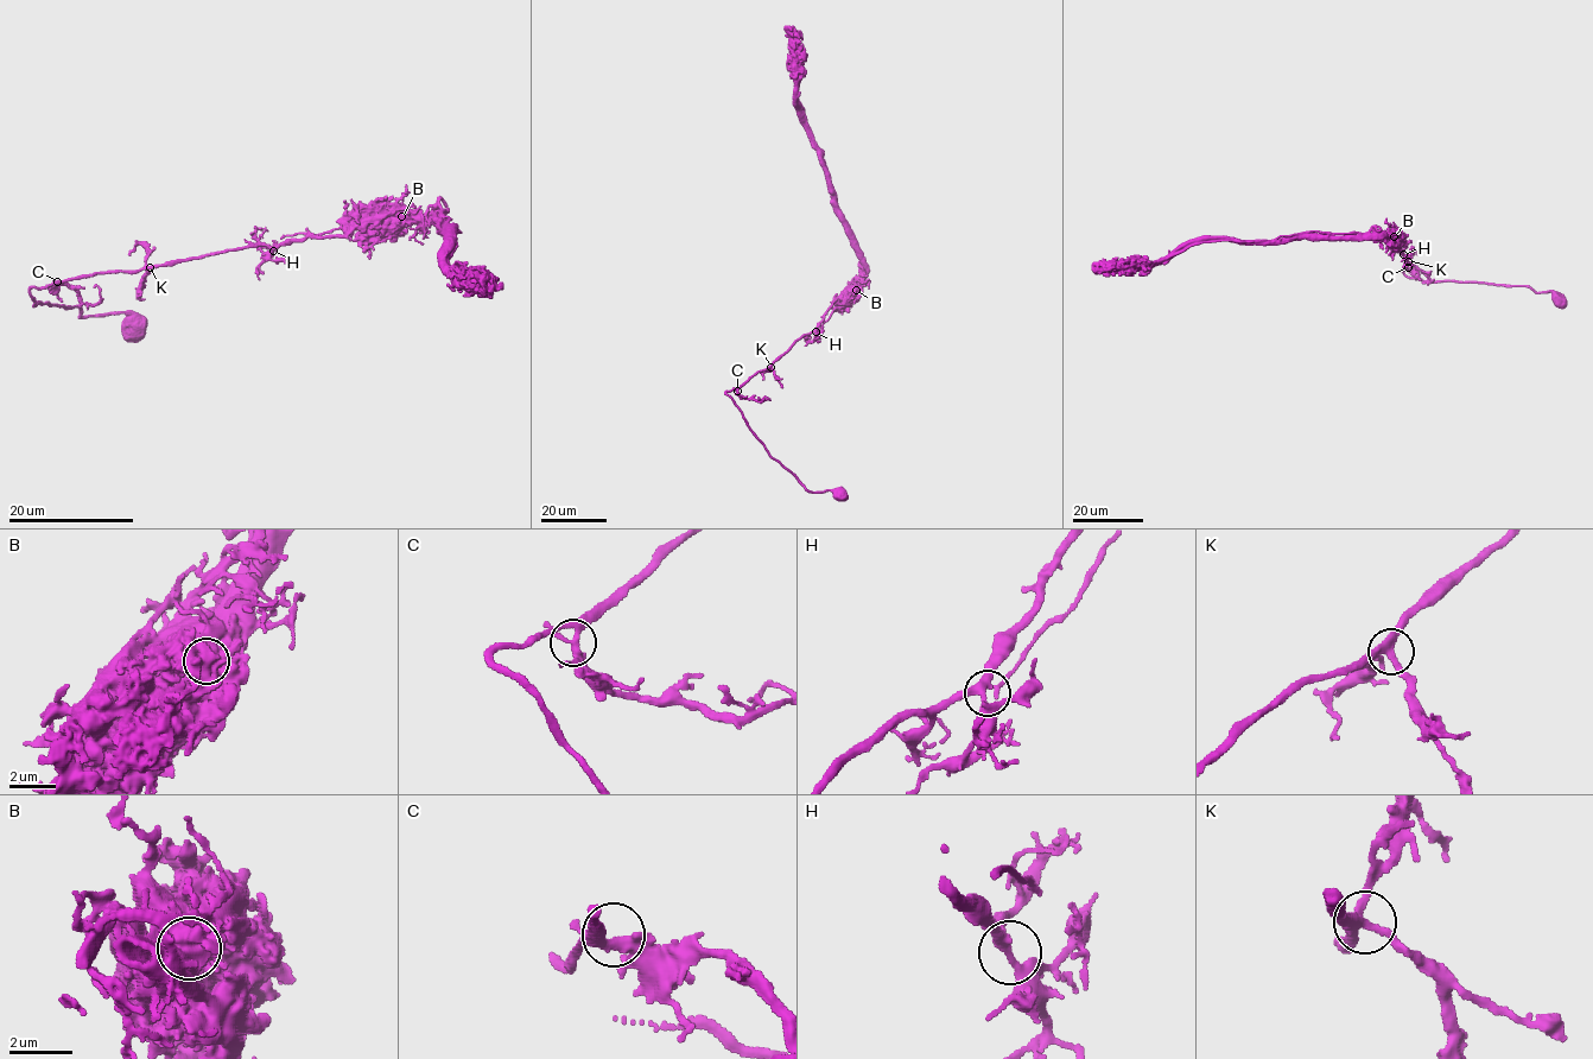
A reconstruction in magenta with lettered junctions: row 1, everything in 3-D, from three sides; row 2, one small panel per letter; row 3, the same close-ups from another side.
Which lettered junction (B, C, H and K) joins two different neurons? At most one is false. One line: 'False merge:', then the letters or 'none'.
False merge: B

